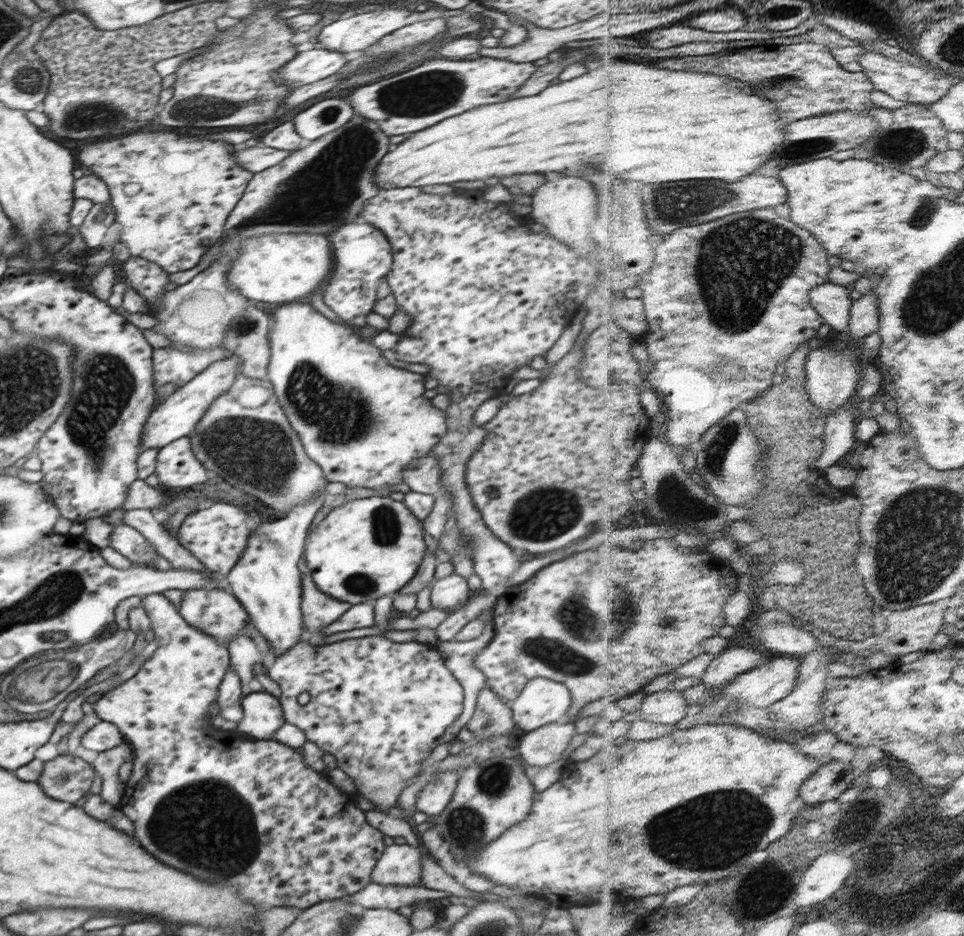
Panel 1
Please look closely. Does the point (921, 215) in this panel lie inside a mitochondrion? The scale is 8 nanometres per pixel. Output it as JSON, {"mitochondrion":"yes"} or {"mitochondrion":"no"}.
{"mitochondrion":"yes"}

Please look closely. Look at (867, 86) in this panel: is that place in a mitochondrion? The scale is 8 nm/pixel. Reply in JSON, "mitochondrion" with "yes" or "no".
{"mitochondrion":"no"}

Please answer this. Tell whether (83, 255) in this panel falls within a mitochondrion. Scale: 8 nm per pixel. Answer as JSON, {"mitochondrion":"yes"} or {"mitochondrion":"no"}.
{"mitochondrion":"no"}

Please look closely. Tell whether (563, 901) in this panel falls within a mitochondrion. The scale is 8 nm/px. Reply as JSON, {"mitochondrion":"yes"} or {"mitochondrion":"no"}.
{"mitochondrion":"no"}

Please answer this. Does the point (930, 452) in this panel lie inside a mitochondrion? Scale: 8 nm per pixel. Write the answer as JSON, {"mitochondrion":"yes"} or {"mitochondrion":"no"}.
{"mitochondrion":"no"}

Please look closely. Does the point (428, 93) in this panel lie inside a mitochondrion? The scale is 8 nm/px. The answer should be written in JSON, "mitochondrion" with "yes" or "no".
{"mitochondrion":"yes"}

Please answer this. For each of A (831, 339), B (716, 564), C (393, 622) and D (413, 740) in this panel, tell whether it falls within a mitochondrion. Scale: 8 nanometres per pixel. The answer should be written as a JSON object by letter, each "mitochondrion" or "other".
{"A":"other","B":"other","C":"other","D":"other"}

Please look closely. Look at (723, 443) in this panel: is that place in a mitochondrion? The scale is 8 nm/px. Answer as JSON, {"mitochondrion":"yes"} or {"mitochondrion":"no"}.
{"mitochondrion":"yes"}

